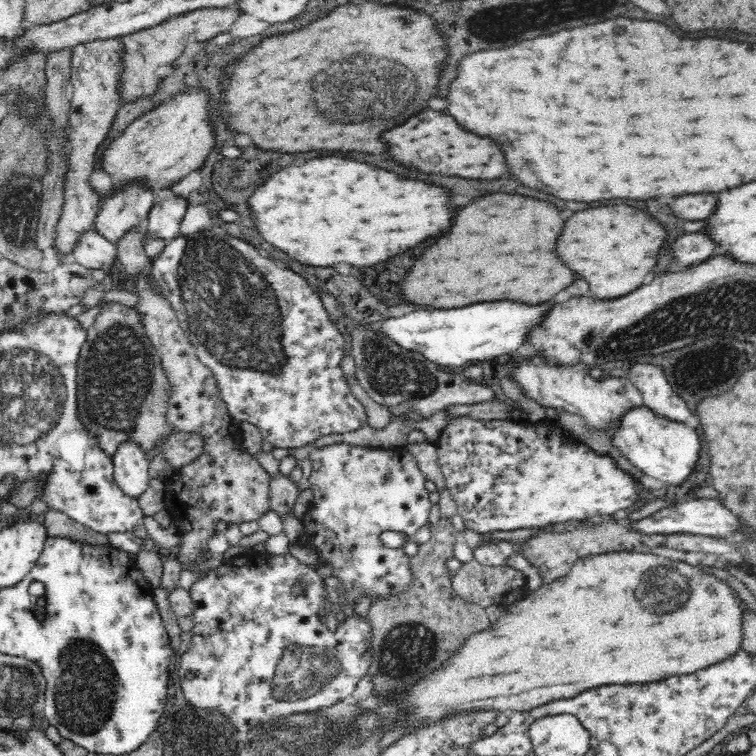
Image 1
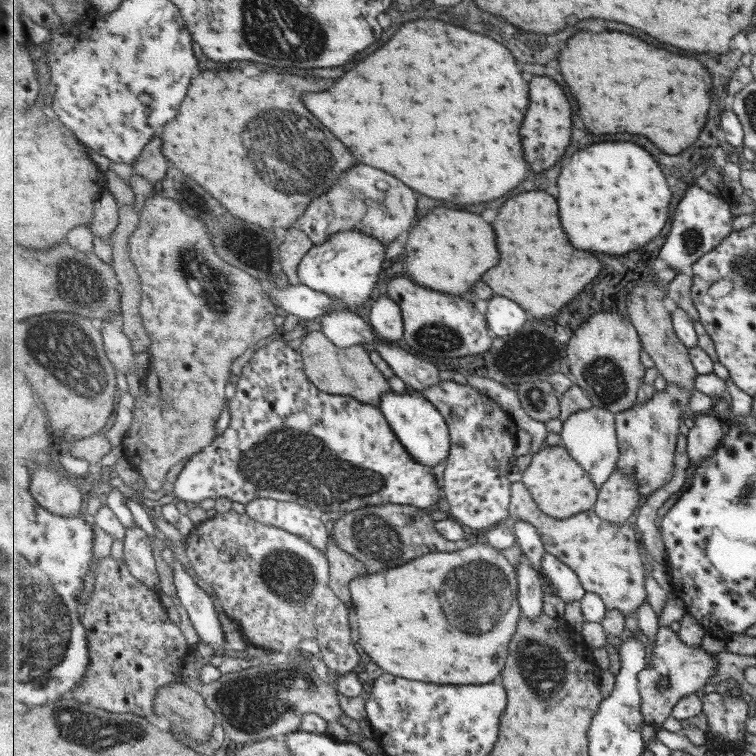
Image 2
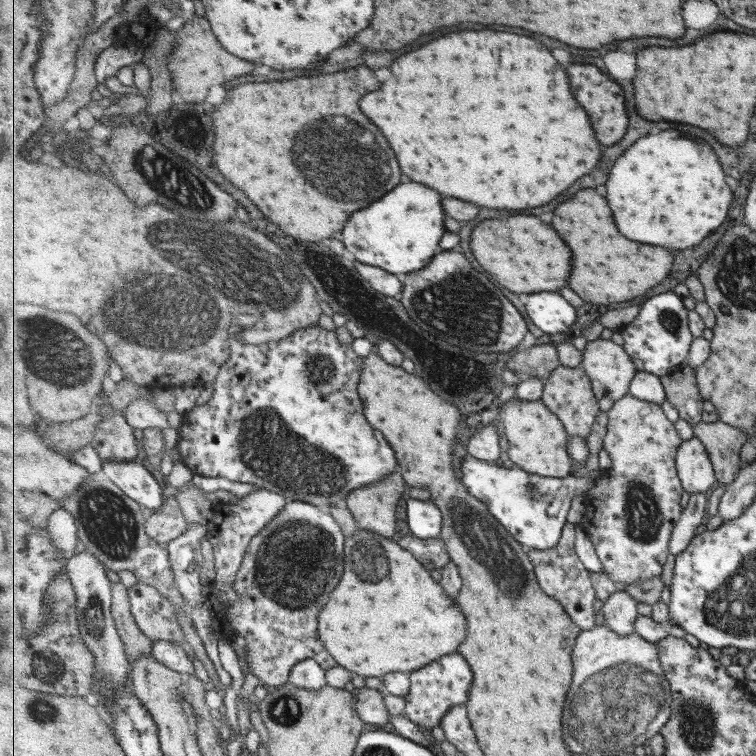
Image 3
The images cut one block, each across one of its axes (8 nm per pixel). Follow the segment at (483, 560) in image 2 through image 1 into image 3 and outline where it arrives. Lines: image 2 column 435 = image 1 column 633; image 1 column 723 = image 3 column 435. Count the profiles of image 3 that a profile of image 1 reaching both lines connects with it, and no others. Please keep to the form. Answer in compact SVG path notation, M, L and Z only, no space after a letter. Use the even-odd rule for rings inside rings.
M358 531L355 532L350 538L346 540L347 550L347 568L345 568L345 576L343 580L339 582L339 588L331 594L331 602L325 606L325 610L321 612L321 618L319 618L319 630L321 630L321 640L327 650L338 660L340 666L350 671L353 675L362 675L363 677L382 677L389 675L390 672L405 672L409 671L411 674L419 670L419 668L426 667L427 664L434 663L435 660L439 660L442 656L447 654L455 654L459 652L459 646L465 643L467 640L467 634L469 634L469 626L467 626L467 617L463 613L461 605L457 604L457 598L451 597L443 588L441 582L435 582L431 572L418 560L417 557L410 551L410 549L403 548L398 543L396 538L381 537L378 533L370 531Z

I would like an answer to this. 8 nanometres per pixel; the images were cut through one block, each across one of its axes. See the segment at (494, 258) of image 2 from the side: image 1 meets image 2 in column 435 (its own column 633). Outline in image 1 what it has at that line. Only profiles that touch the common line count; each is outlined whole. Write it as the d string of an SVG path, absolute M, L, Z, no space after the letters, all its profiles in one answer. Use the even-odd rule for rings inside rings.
M598 206L576 212L566 220L562 234L556 242L556 254L564 264L568 264L570 270L582 274L582 278L590 282L590 294L594 298L618 298L644 284L644 278L656 266L656 256L662 250L664 242L666 242L666 230L644 212L630 206Z

